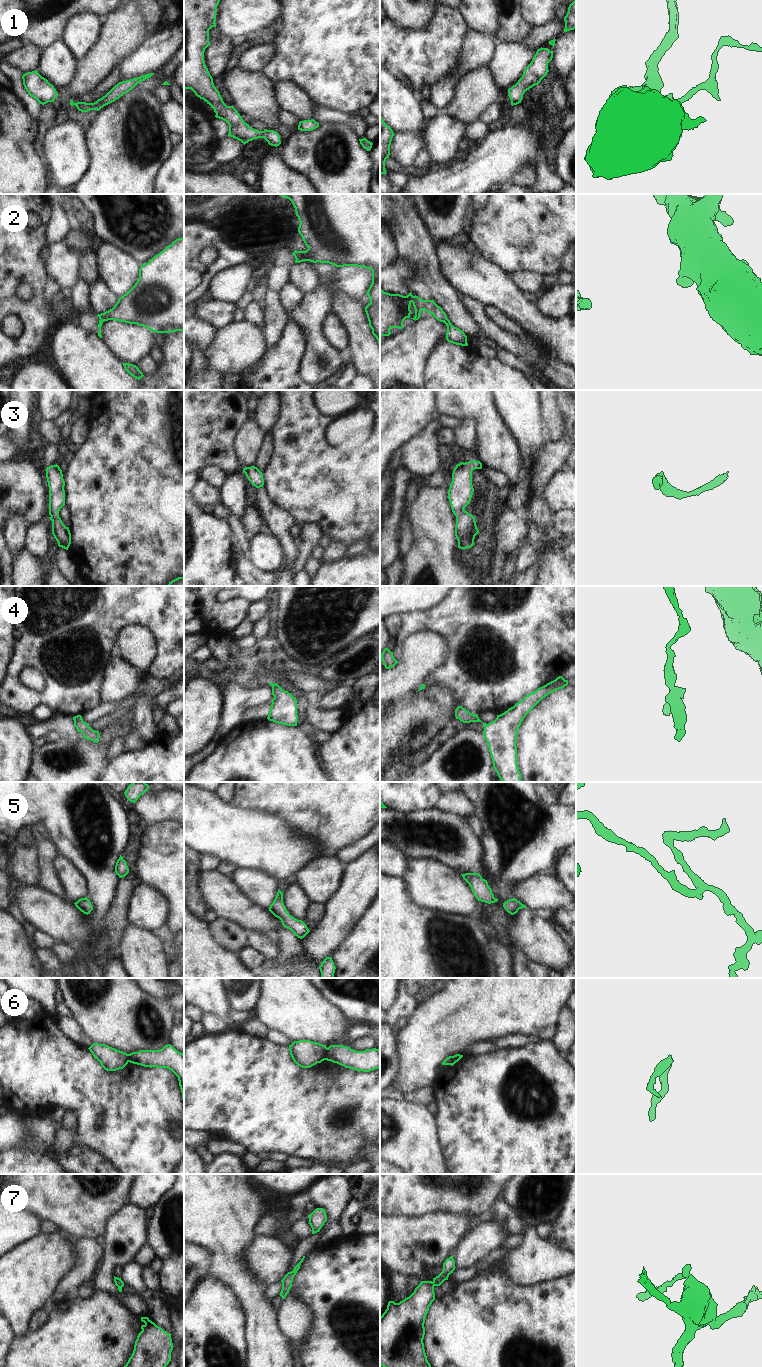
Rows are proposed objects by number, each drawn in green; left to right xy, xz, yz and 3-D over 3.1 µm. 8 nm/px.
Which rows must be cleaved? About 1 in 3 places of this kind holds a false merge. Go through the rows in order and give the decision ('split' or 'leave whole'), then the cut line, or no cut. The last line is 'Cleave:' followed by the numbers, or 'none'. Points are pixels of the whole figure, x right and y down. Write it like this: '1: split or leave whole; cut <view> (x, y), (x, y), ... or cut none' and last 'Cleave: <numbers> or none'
1: leave whole; cut none
2: leave whole; cut none
3: leave whole; cut none
4: leave whole; cut none
5: leave whole; cut none
6: split; cut xz (327, 1048), (324, 1059)
7: leave whole; cut none
Cleave: 6

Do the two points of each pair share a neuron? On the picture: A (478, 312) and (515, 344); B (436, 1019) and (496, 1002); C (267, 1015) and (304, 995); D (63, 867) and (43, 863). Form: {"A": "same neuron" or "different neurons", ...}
{"A": "same neuron", "B": "same neuron", "C": "same neuron", "D": "different neurons"}

